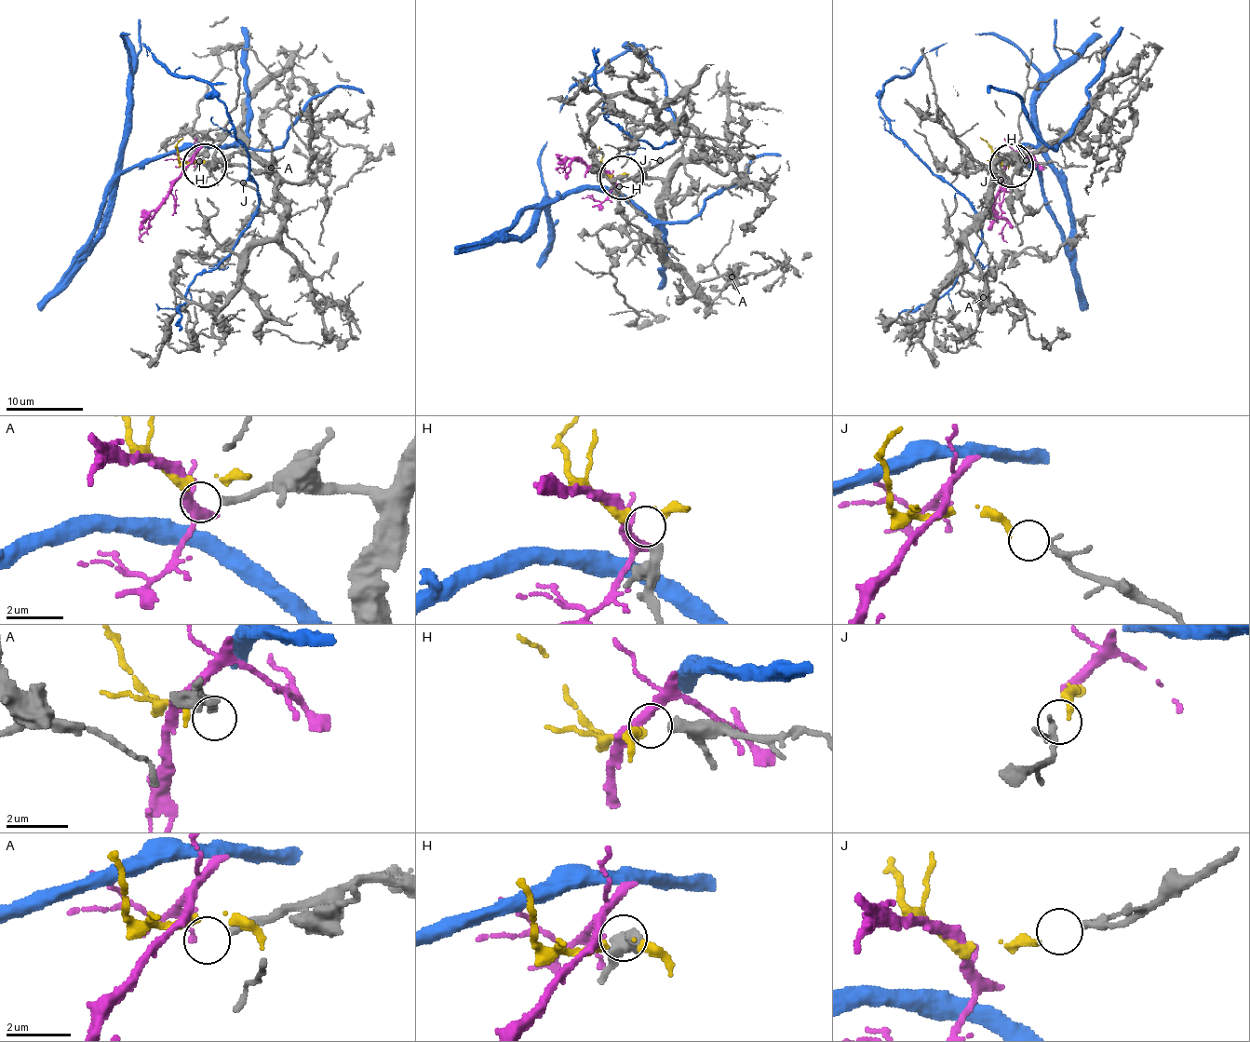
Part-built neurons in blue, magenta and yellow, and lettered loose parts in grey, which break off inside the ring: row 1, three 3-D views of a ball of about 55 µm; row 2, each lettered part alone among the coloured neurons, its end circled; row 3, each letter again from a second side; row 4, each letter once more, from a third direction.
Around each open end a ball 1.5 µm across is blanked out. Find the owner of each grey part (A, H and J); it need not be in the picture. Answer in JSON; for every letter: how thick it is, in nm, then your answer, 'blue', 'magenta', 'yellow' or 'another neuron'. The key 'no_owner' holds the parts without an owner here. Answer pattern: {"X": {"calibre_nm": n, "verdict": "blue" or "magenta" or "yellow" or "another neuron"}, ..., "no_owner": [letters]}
{"A": {"calibre_nm": 240, "verdict": "another neuron"}, "H": {"calibre_nm": 280, "verdict": "another neuron"}, "J": {"calibre_nm": 180, "verdict": "yellow"}, "no_owner": ["A", "H"]}

